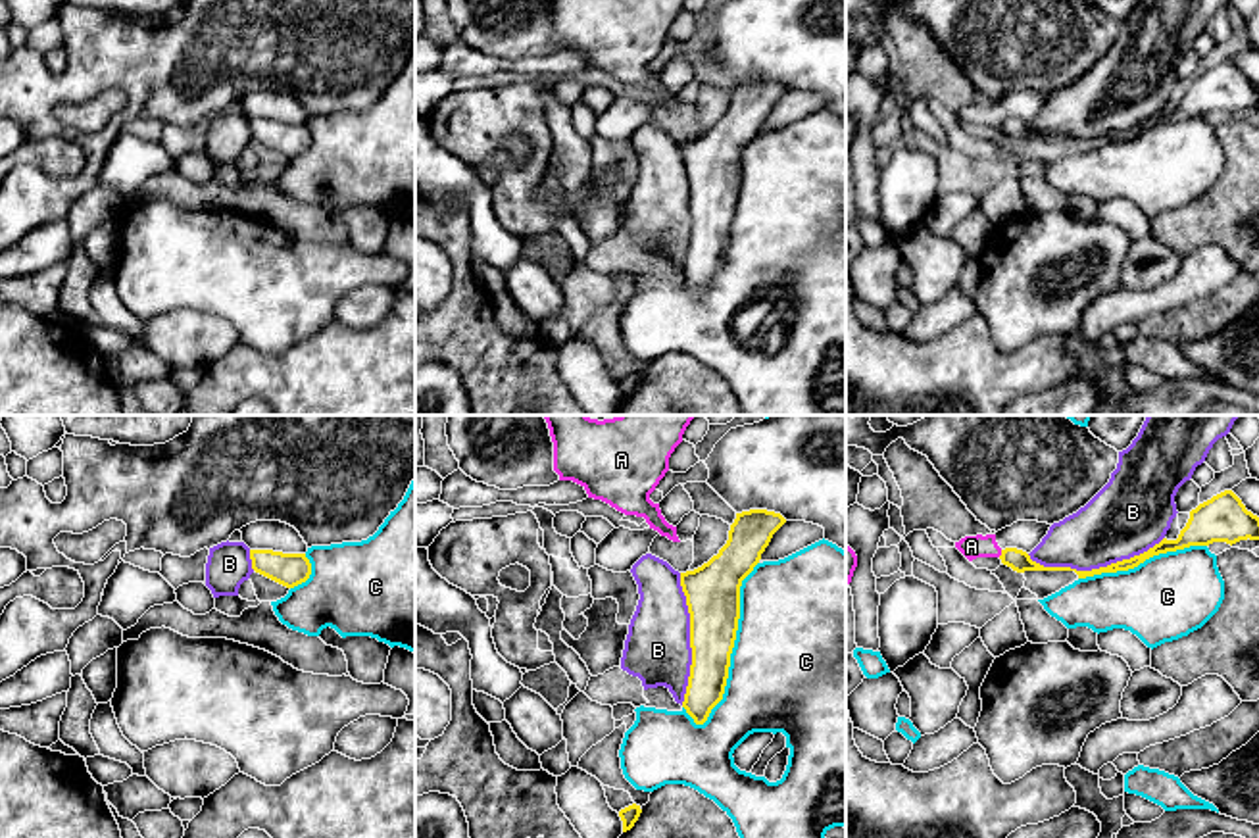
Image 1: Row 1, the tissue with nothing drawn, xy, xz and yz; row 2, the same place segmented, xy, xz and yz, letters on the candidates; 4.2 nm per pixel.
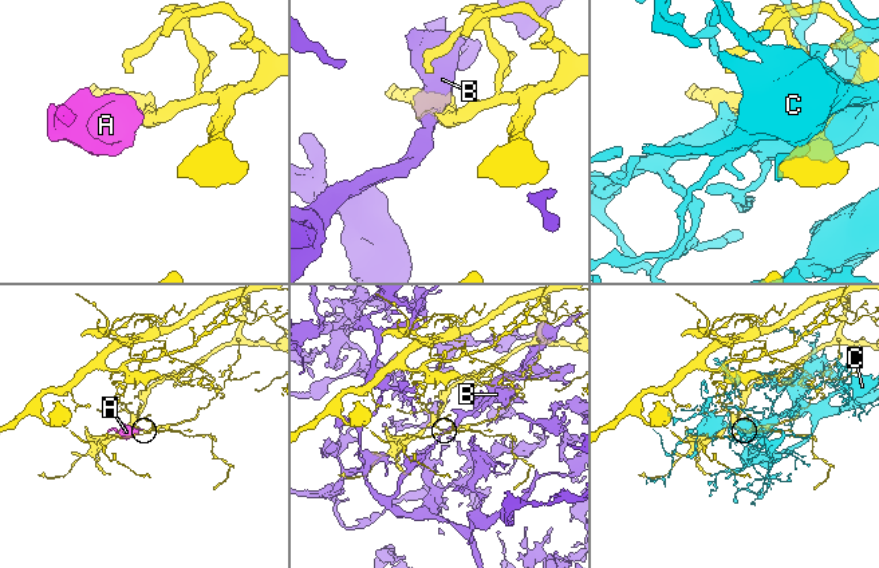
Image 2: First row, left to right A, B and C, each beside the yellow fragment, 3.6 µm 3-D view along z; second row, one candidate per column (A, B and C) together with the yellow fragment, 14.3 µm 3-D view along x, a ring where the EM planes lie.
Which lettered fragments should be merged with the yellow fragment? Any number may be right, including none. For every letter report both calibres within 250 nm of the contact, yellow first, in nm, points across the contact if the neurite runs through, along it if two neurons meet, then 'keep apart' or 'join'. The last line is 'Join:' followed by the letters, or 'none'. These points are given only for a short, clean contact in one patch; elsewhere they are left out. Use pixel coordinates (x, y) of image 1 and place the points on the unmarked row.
A: 90/100 nm | along yz (1002, 120), (998, 125) | keep apart
B: 50/320 nm | keep apart
C: 220/500 nm | keep apart
Join: none

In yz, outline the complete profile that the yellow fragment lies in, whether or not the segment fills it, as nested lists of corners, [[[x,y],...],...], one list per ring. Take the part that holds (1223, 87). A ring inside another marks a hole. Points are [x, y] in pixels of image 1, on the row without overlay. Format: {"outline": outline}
{"outline": [[[1224,60],[1224,62],[1213,65],[1211,69],[1199,73],[1196,79],[1190,81],[1190,88],[1188,88],[1186,96],[1180,100],[1180,104],[1178,104],[1176,110],[1163,108],[1159,113],[1155,113],[1148,121],[1144,121],[1140,125],[1134,125],[1130,129],[1123,129],[1123,131],[1111,133],[1107,136],[1099,136],[1099,138],[1092,138],[1092,140],[1076,140],[1076,138],[1071,138],[1071,136],[1044,136],[1044,135],[1032,131],[1026,121],[1017,119],[1017,117],[1005,117],[1005,119],[1001,119],[1000,129],[1001,129],[1003,135],[1011,136],[1017,142],[1024,142],[1024,140],[1074,140],[1078,144],[1078,148],[1086,148],[1086,146],[1094,146],[1094,144],[1101,144],[1101,142],[1117,142],[1117,140],[1134,138],[1140,133],[1144,133],[1146,129],[1149,129],[1153,125],[1159,125],[1159,123],[1176,121],[1176,119],[1184,119],[1184,117],[1190,117],[1190,115],[1209,115],[1213,111],[1226,111],[1226,113],[1232,115],[1236,111],[1247,110],[1247,108],[1249,110],[1259,110],[1259,86],[1253,85],[1251,81],[1247,81],[1246,75],[1242,73],[1242,69],[1232,60]]]}

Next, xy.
{"outline": [[[250,119],[252,138],[286,158],[306,152],[311,133],[306,123],[283,123],[273,119]]]}

